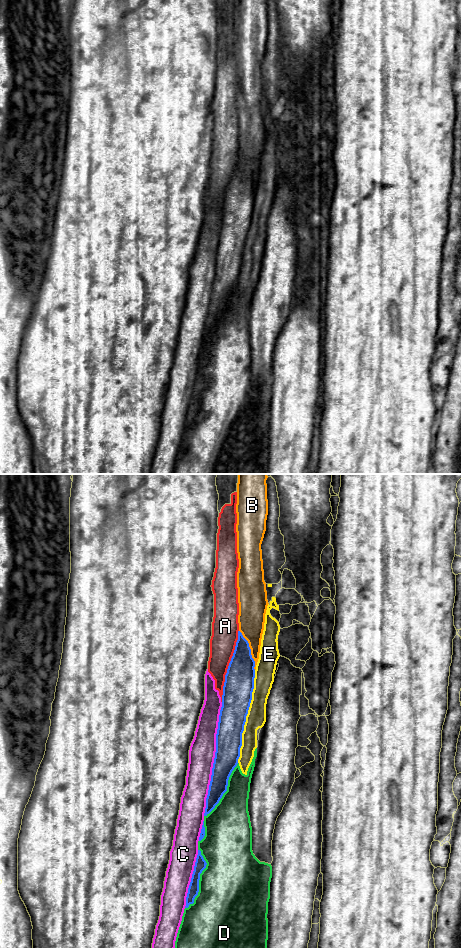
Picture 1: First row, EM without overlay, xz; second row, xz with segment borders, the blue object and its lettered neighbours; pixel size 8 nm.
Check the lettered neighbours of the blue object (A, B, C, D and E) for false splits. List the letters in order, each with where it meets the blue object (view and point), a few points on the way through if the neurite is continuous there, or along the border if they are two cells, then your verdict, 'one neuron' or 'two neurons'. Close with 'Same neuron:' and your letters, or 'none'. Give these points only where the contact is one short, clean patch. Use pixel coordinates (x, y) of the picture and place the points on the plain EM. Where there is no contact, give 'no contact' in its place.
A: meets blue in xz at (228, 186); two neurons
B: meets blue in xz at (250, 170); two neurons
C: meets blue in xz at (214, 279); two neurons
D: meets blue in xz at (199, 399); two neurons
E: meets blue in xz at (246, 235); two neurons
Same neuron: none

